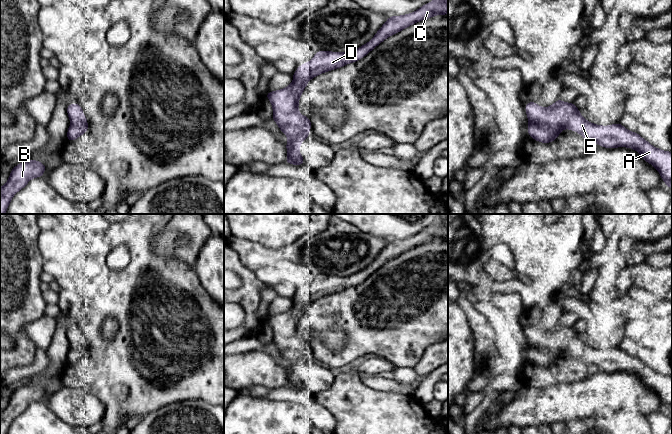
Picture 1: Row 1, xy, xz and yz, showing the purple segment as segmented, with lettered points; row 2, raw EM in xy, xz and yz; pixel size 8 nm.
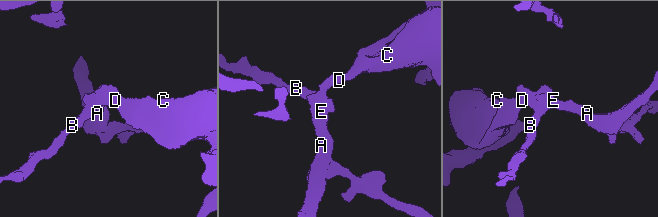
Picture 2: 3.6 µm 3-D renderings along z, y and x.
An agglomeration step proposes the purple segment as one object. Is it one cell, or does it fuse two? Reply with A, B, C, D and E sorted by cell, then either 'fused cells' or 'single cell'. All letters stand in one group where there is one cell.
A B C D E | single cell

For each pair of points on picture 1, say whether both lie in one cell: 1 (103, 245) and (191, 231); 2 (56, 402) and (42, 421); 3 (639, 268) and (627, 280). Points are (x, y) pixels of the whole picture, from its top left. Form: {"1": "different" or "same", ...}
{"1": "different", "2": "different", "3": "same"}

